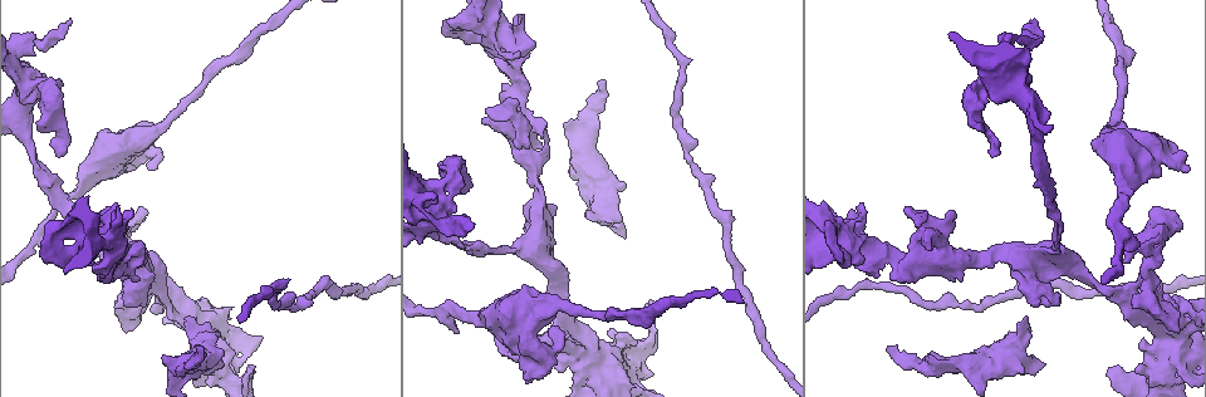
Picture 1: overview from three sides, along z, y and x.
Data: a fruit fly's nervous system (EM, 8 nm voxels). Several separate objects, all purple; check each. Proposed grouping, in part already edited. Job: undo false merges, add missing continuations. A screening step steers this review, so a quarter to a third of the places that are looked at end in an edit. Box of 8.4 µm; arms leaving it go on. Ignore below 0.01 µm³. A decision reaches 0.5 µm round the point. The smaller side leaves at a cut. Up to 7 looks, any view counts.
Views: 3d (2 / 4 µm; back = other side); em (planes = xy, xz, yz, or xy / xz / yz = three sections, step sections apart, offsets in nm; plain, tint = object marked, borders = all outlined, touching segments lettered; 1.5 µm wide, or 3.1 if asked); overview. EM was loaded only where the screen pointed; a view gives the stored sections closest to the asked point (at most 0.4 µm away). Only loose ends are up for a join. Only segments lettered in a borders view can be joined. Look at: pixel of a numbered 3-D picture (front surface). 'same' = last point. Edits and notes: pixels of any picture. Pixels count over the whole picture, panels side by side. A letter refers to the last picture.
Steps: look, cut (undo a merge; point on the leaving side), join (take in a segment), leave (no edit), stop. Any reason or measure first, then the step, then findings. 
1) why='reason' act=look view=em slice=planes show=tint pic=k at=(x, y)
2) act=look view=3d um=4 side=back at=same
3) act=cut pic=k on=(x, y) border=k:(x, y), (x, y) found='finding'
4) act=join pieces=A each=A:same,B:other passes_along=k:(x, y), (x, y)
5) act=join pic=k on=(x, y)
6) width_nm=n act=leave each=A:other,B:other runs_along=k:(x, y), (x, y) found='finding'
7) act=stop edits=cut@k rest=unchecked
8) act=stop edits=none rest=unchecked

why='a narrow waist' act=look view=em slice=xz step=4 show=tint pic=1 at=(490, 252)

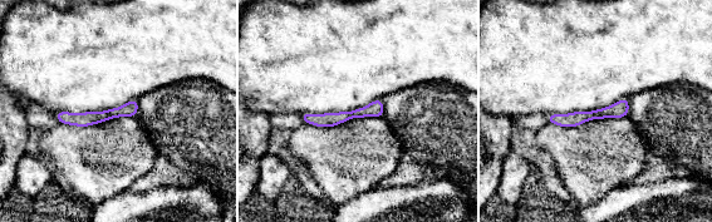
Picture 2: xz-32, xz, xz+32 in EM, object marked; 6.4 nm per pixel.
why='cut it another way' act=look view=em slice=planes show=tint at=same

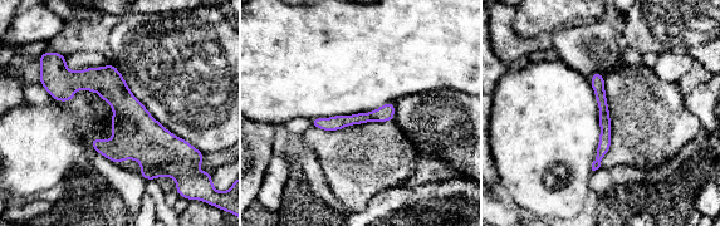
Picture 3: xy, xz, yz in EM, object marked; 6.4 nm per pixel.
why='see the neighbours' act=look view=em slice=planes show=borders at=same

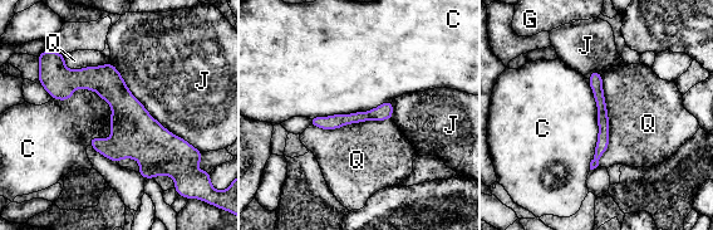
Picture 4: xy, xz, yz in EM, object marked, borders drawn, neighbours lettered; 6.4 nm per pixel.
act=leave each=C:other,G:other,J:other,Q:other border=4:(52, 97), (93, 89), (111, 138) found='all the same neuron'

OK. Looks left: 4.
act=look view=em slice=planes show=borders pic=1 at=(1004, 86)

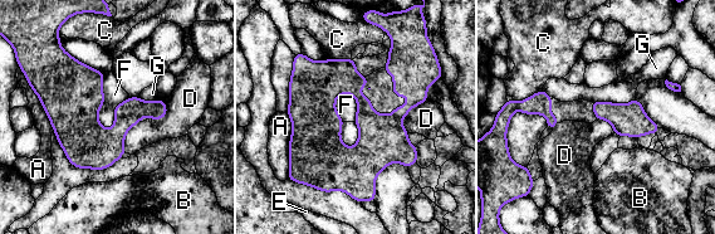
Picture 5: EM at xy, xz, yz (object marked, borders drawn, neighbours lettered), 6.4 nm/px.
act=leave each=A:other,B:other,C:other,D:other,E:other,F:other,G:other border=5:(103, 72), (98, 121), (109, 130) found='all the same neuron'

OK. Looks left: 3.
why='an open end' act=look view=em slice=xz step=4 show=borders pic=1 at=(152, 167)

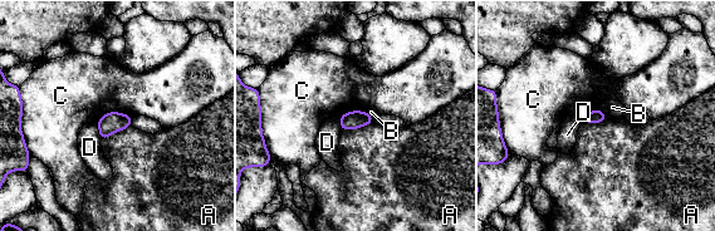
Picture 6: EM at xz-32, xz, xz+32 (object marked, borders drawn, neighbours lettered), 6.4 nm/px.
why='another direction' act=look view=em slice=xy step=4 show=borders at=same

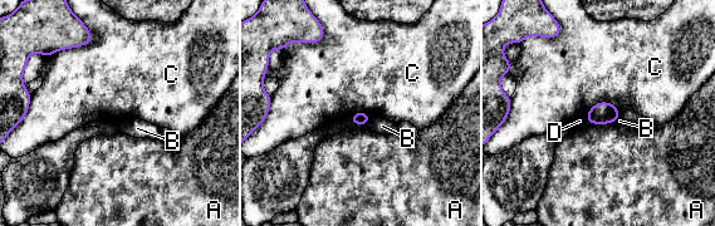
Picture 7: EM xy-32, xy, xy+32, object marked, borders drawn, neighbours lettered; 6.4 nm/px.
act=leave each=A:other,B:other,C:other,D:other border=7:(587, 121), (592, 123), (616, 122) found='no lettered segment goes on from it'

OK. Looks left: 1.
act=stop edits=none rest=unchecked

